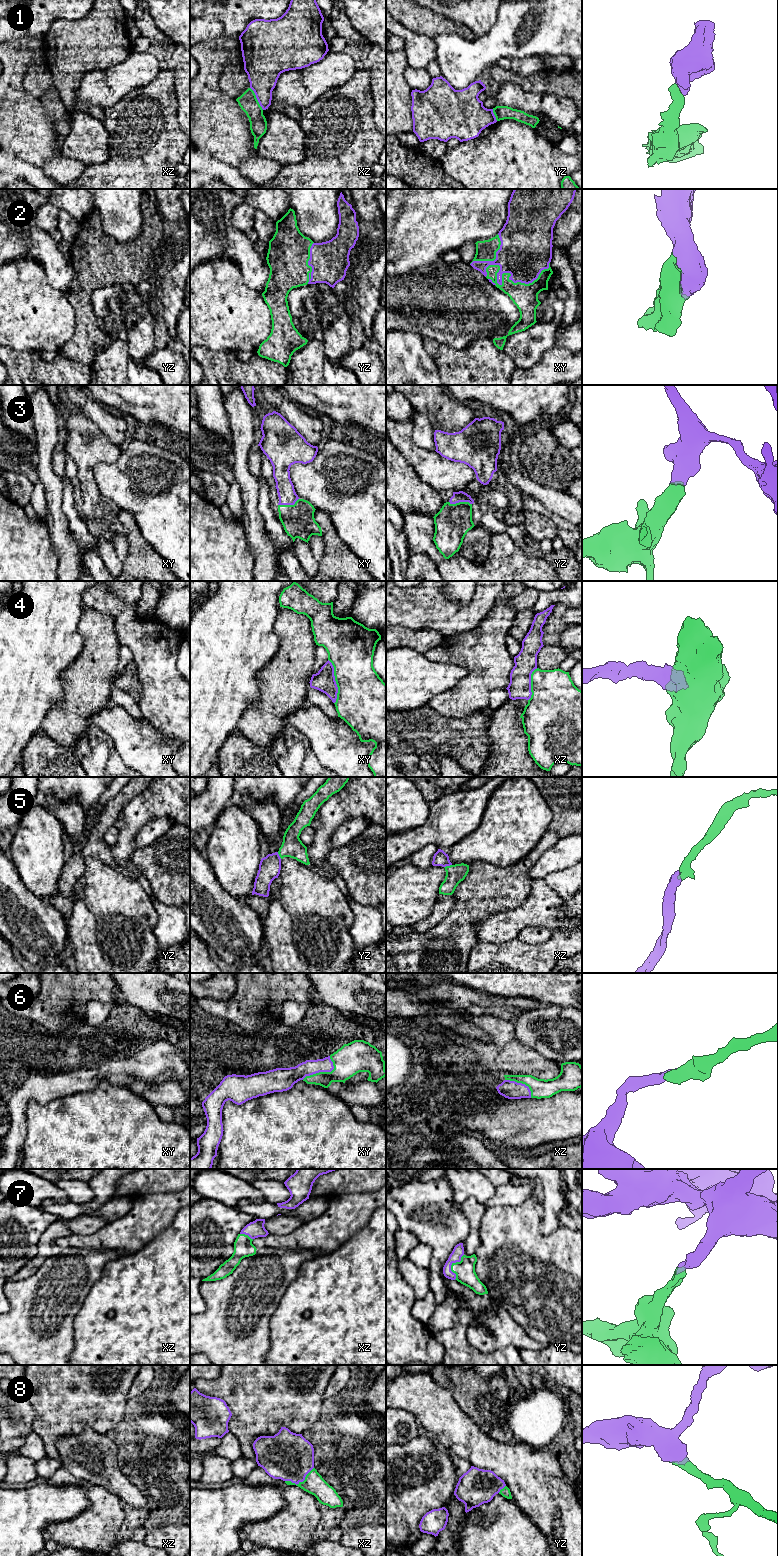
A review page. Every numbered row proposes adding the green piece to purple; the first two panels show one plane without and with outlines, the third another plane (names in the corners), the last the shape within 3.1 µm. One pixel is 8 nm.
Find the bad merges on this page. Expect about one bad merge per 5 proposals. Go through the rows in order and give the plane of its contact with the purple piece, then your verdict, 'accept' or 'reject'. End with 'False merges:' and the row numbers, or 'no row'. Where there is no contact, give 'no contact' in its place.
1: xz | reject
2: xy | accept
3: yz | accept
4: xy | reject
5: xz | accept
6: xy | accept
7: yz | accept
8: xz | accept
False merges: 1, 4

